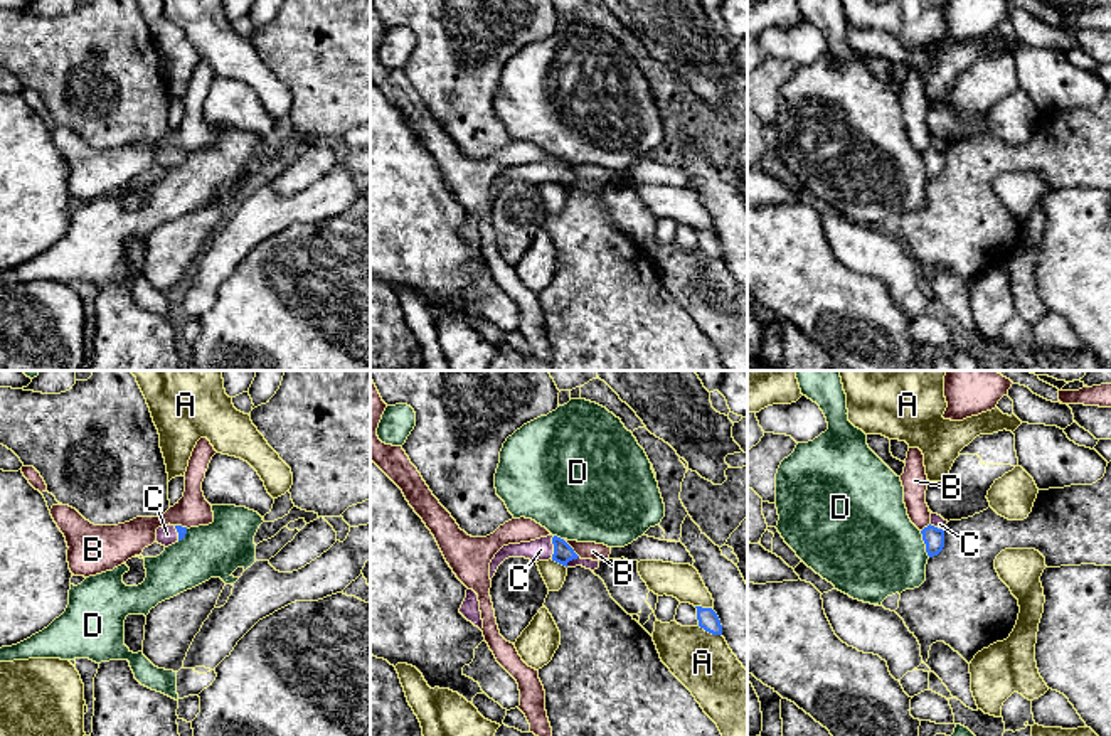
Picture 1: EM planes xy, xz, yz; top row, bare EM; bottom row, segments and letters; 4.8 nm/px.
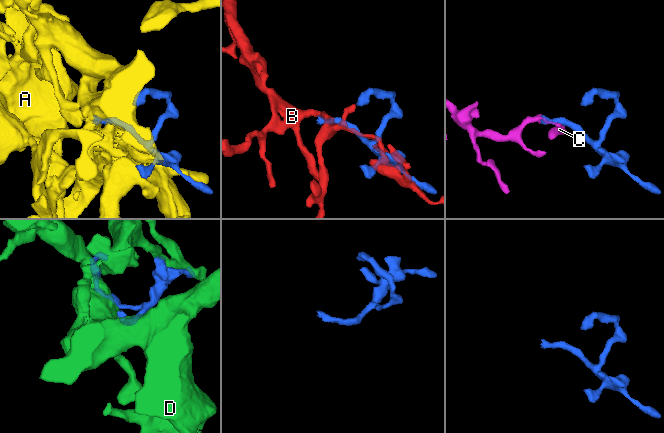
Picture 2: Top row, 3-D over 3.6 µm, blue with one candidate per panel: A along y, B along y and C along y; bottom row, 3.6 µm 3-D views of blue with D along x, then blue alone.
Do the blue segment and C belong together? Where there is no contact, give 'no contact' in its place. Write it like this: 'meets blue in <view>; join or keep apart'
meets blue in xz; join

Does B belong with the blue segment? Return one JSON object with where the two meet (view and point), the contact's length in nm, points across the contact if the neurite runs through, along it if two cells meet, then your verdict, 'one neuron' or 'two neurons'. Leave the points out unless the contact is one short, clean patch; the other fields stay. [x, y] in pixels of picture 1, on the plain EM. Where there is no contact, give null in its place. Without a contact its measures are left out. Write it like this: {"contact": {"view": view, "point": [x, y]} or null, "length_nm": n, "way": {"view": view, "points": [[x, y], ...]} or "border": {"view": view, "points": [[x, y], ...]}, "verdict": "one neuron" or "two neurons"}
{"contact": {"view": "xz", "point": [571, 170]}, "length_nm": 120, "border": {"view": "xz", "points": [[563, 162], [579, 179]]}, "verdict": "two neurons"}

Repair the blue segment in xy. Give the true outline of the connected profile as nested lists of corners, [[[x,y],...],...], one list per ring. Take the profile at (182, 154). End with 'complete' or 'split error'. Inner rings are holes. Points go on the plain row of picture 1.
[[[162,148],[157,152],[157,165],[168,170],[182,163],[187,157],[187,150],[182,148]]] | split error

